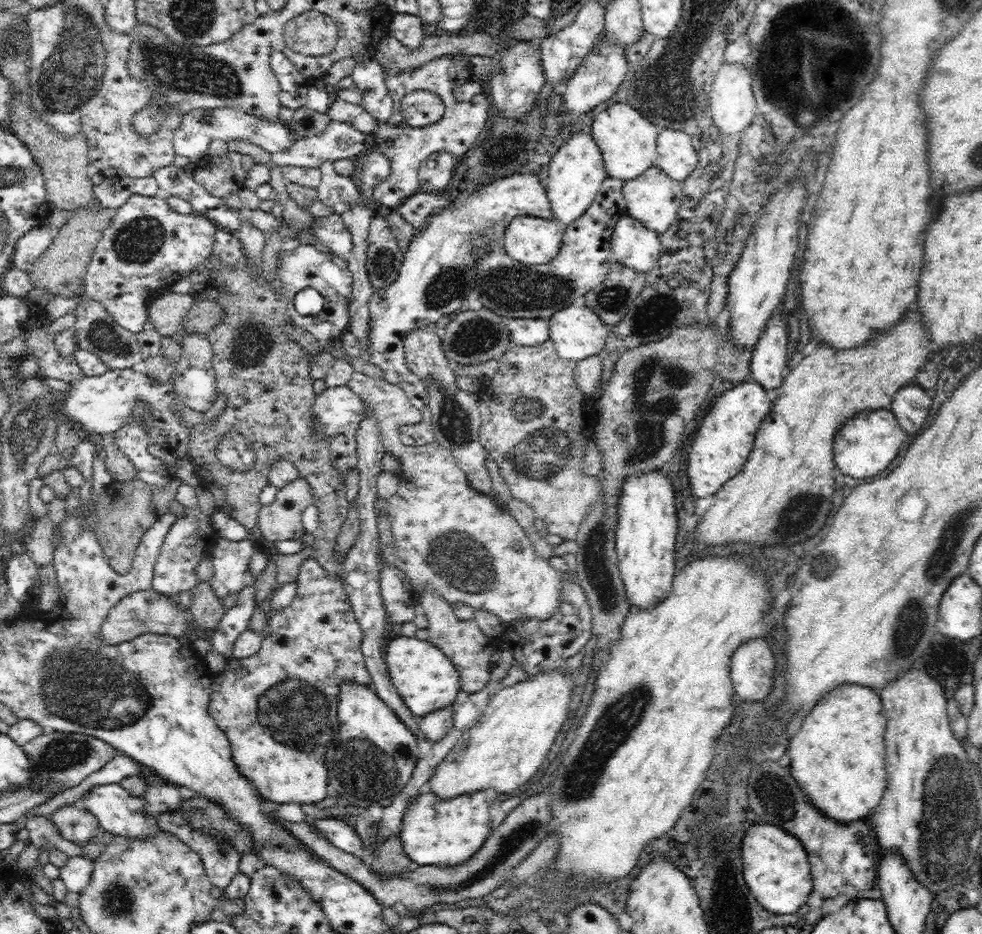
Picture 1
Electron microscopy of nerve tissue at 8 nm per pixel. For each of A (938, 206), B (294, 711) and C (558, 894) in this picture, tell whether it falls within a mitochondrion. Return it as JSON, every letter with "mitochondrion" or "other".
{"A":"other","B":"mitochondrion","C":"other"}

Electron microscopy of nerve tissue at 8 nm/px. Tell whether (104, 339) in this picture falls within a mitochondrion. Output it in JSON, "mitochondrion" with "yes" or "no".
{"mitochondrion":"yes"}

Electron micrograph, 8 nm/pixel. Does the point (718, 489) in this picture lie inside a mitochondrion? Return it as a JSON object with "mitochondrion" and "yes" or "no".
{"mitochondrion":"no"}

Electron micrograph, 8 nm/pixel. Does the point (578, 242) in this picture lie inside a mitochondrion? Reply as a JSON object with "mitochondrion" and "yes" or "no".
{"mitochondrion":"no"}

